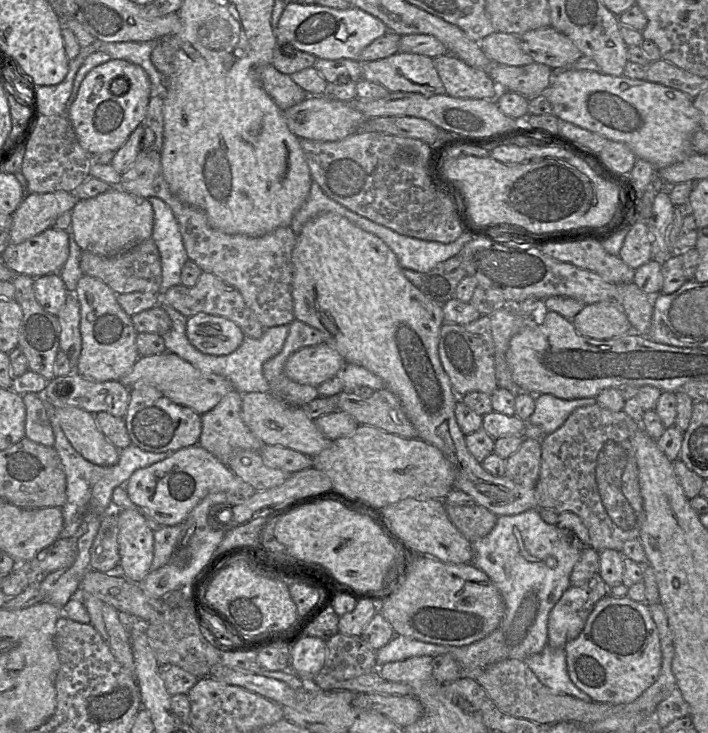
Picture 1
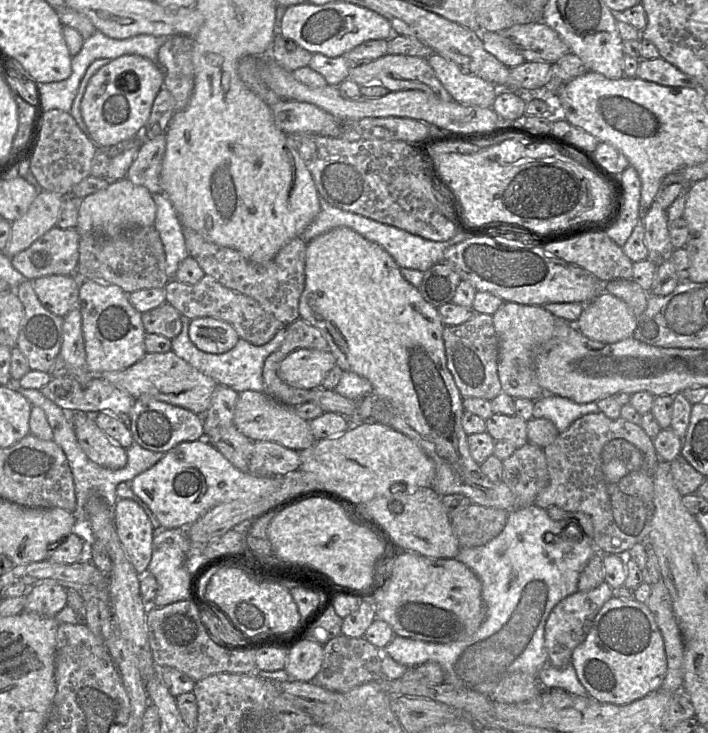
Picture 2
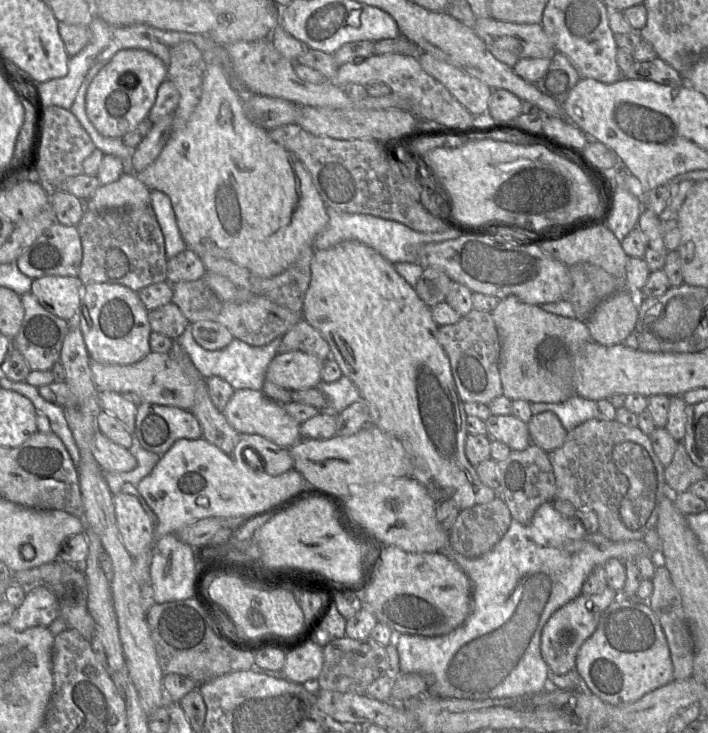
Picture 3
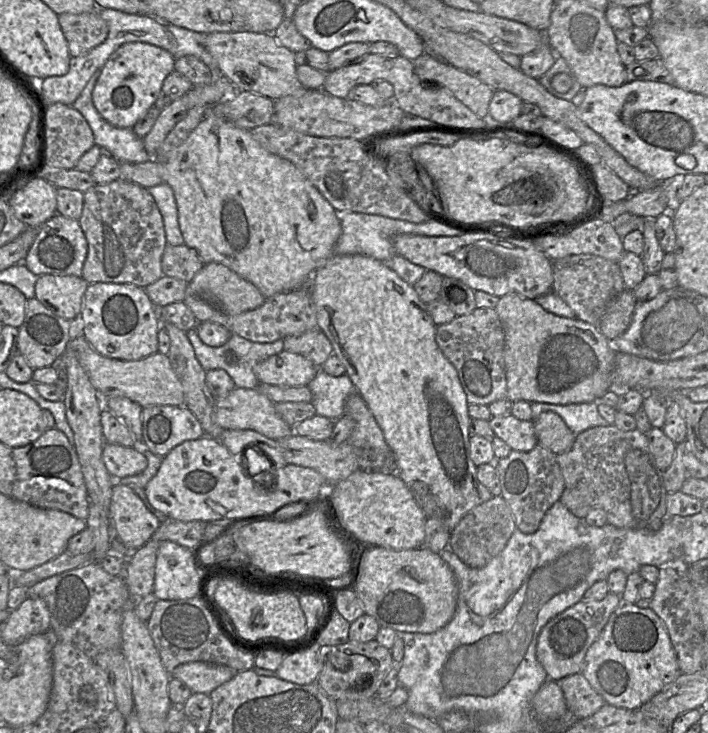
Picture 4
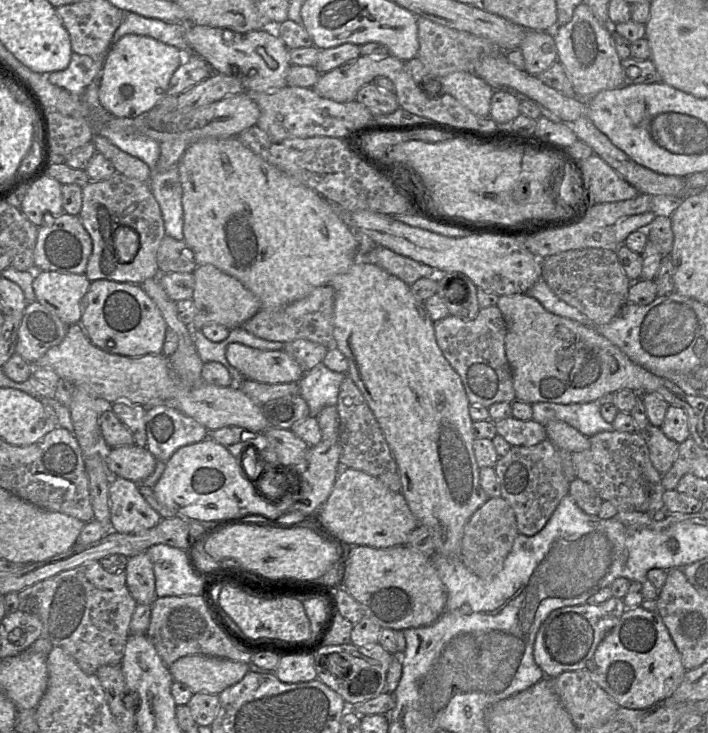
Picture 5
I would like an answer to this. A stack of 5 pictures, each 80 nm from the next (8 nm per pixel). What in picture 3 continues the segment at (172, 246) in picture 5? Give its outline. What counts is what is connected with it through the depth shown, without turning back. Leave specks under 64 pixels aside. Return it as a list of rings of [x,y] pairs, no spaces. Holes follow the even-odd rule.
[[[189,248],[167,260],[167,281],[170,284],[196,281],[203,278],[205,273],[202,260]]]

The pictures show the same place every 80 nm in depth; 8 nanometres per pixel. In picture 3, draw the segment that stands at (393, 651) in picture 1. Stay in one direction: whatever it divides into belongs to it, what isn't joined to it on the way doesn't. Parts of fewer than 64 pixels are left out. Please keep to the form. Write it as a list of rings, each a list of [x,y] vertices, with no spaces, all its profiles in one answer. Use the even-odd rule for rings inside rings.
[[[546,502],[537,508],[531,523],[528,525],[523,525],[512,518],[510,527],[503,538],[494,546],[492,550],[483,556],[471,559],[461,555],[453,549],[446,550],[446,554],[459,565],[459,567],[464,571],[471,582],[471,612],[468,618],[461,626],[452,632],[442,636],[427,637],[421,635],[402,634],[393,629],[390,644],[395,645],[397,648],[400,661],[400,673],[419,673],[433,675],[434,682],[428,689],[428,694],[425,697],[486,700],[527,698],[534,694],[543,692],[548,686],[580,692],[590,692],[576,668],[562,675],[550,673],[549,667],[541,654],[541,636],[544,625],[560,607],[582,594],[583,583],[596,566],[604,566],[604,564],[612,558],[626,562],[633,561],[637,556],[650,557],[651,550],[643,539],[616,542],[606,538],[600,532],[590,533],[585,529],[583,523],[579,518],[565,517],[553,507],[552,502]]]

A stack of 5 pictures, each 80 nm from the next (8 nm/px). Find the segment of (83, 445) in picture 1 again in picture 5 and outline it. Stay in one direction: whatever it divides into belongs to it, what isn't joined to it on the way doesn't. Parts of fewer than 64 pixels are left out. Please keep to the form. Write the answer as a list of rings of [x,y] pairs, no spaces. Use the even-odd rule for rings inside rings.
[[[120,446],[106,451],[105,464],[112,477],[142,483],[155,470],[156,458],[146,447]]]

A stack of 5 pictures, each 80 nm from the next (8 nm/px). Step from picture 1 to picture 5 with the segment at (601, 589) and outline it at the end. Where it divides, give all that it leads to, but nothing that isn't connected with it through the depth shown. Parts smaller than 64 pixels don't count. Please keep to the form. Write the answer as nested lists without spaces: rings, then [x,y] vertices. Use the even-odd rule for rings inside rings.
[[[612,596],[601,604],[589,603],[554,610],[543,621],[534,642],[534,660],[548,678],[563,672],[589,669],[593,655],[604,637],[626,610],[623,599]]]

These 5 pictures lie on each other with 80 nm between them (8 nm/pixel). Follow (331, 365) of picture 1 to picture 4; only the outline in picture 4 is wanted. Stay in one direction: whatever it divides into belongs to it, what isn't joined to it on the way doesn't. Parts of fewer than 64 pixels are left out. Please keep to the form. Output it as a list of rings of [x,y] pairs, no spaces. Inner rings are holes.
[[[282,351],[254,366],[260,384],[275,386],[307,386],[316,376],[318,368],[306,357]]]

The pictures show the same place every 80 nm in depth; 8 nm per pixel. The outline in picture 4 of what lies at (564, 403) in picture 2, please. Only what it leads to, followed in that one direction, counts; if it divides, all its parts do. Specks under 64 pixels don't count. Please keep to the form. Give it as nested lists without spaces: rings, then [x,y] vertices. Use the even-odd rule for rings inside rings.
[[[531,402],[532,418],[536,418],[541,412],[553,411],[565,422],[574,433],[595,427],[605,426],[609,423],[599,414],[596,402],[583,402],[572,404],[550,404]]]

